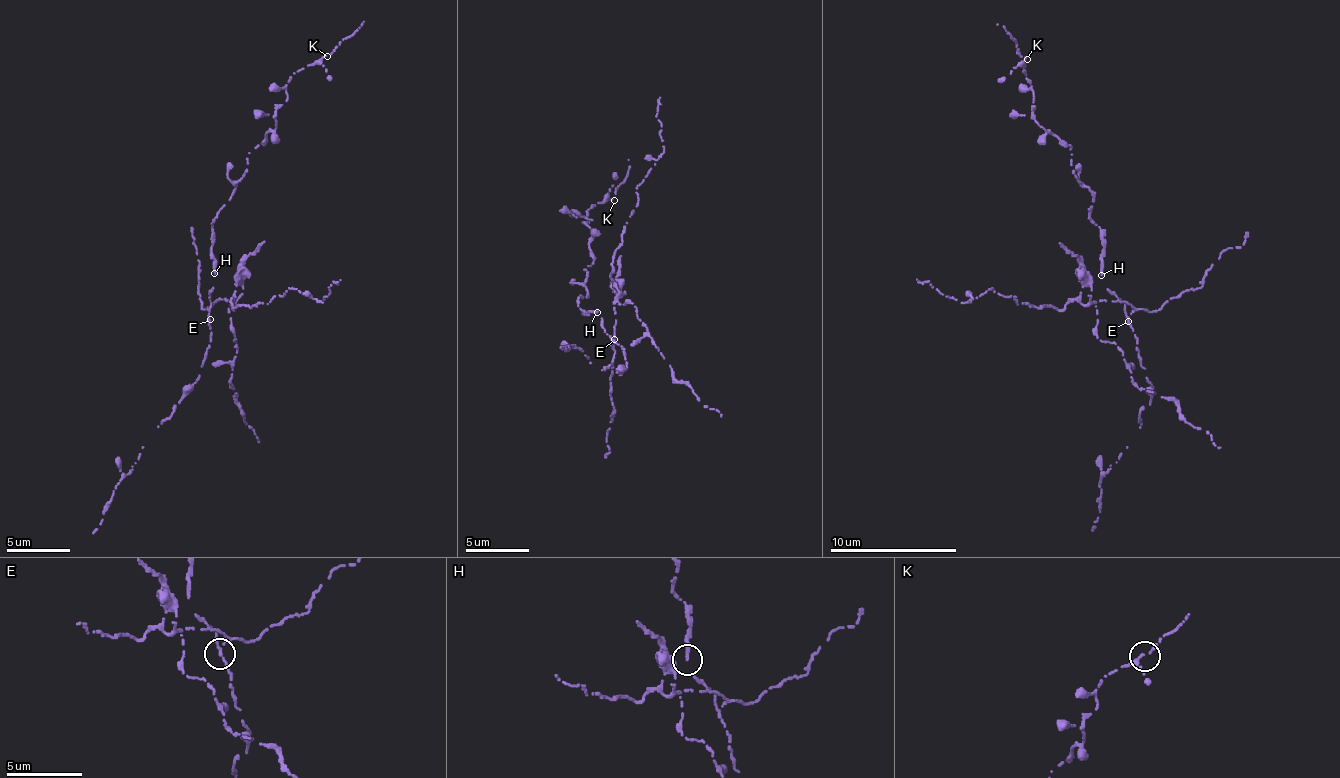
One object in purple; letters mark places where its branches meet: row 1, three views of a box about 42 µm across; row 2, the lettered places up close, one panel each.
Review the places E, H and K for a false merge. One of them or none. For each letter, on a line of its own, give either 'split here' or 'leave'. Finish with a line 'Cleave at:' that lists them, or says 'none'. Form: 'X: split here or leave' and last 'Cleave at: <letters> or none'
E: split here
H: leave
K: leave
Cleave at: E

